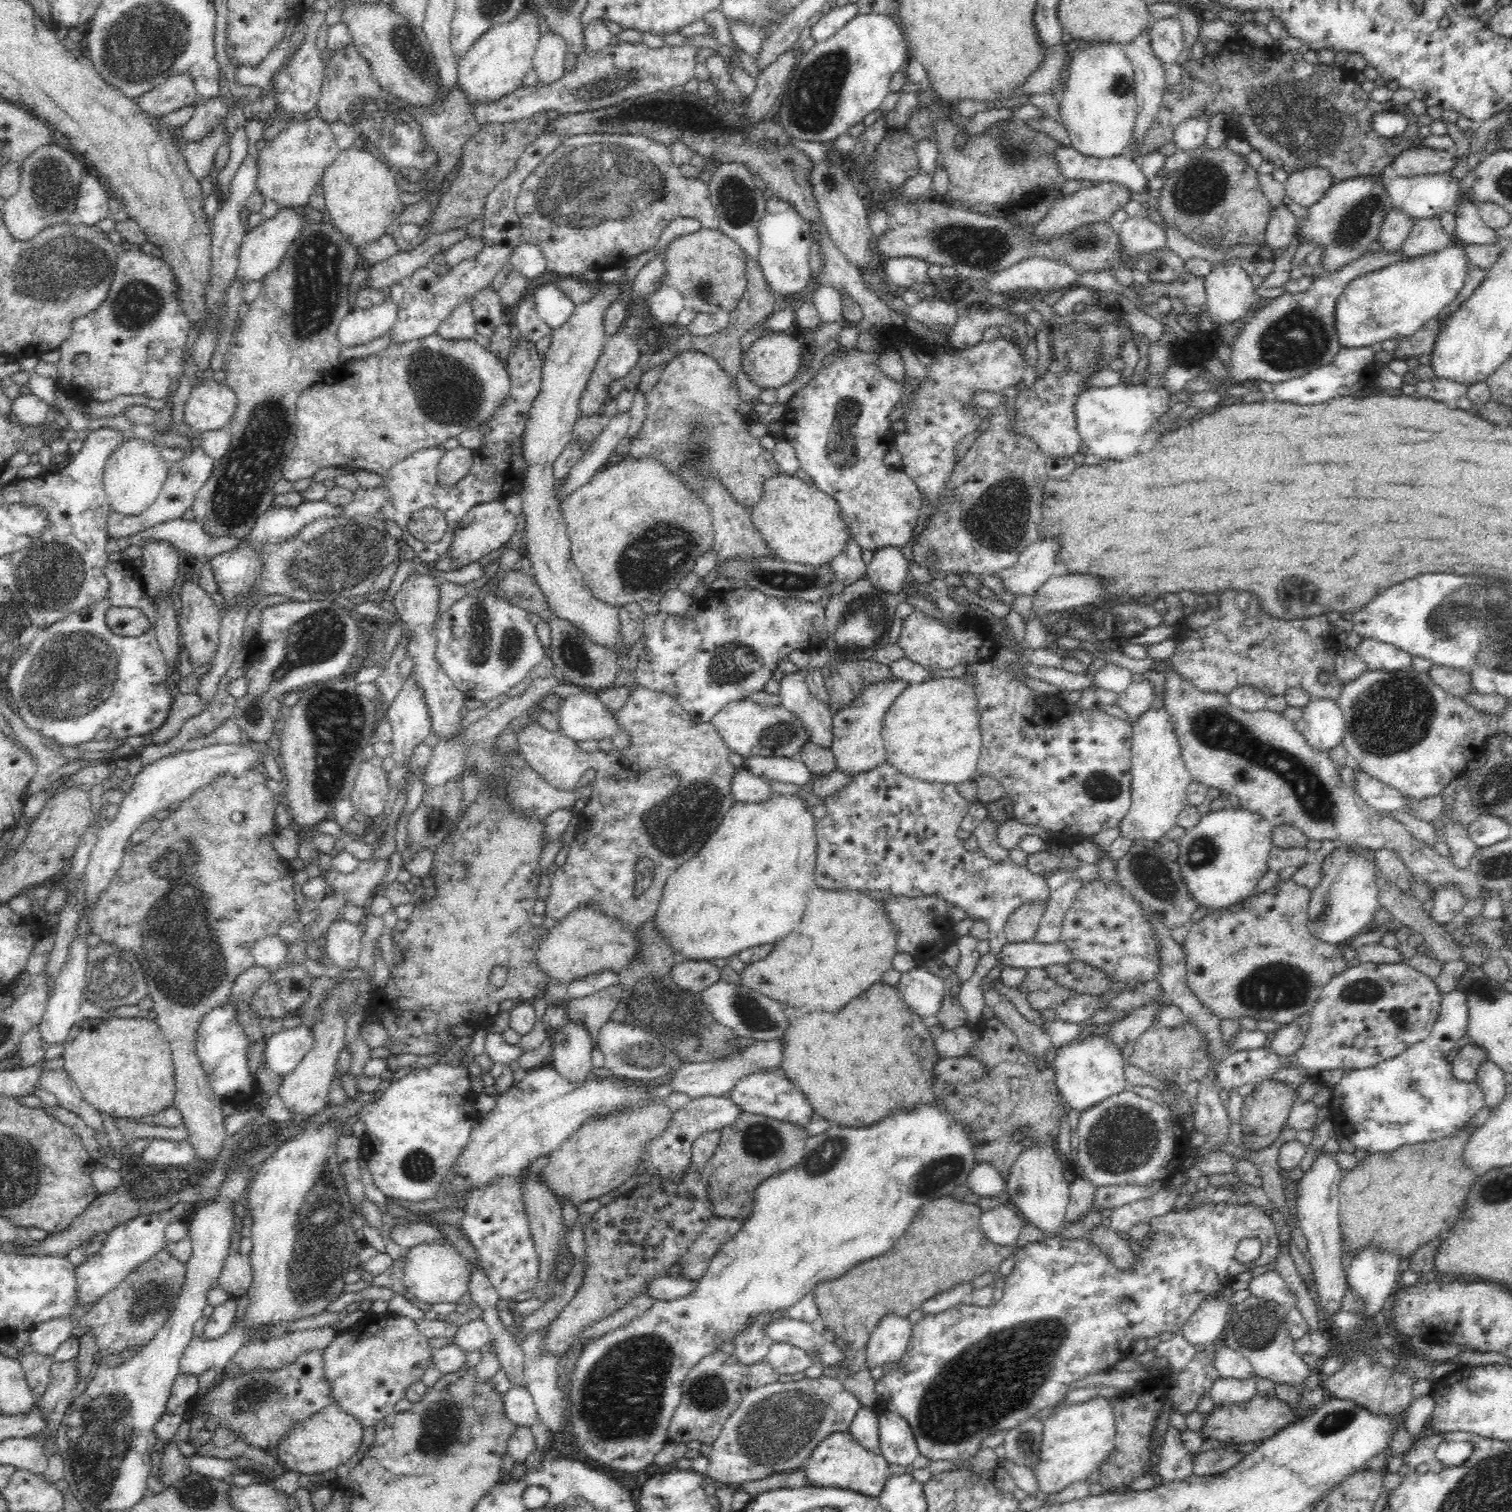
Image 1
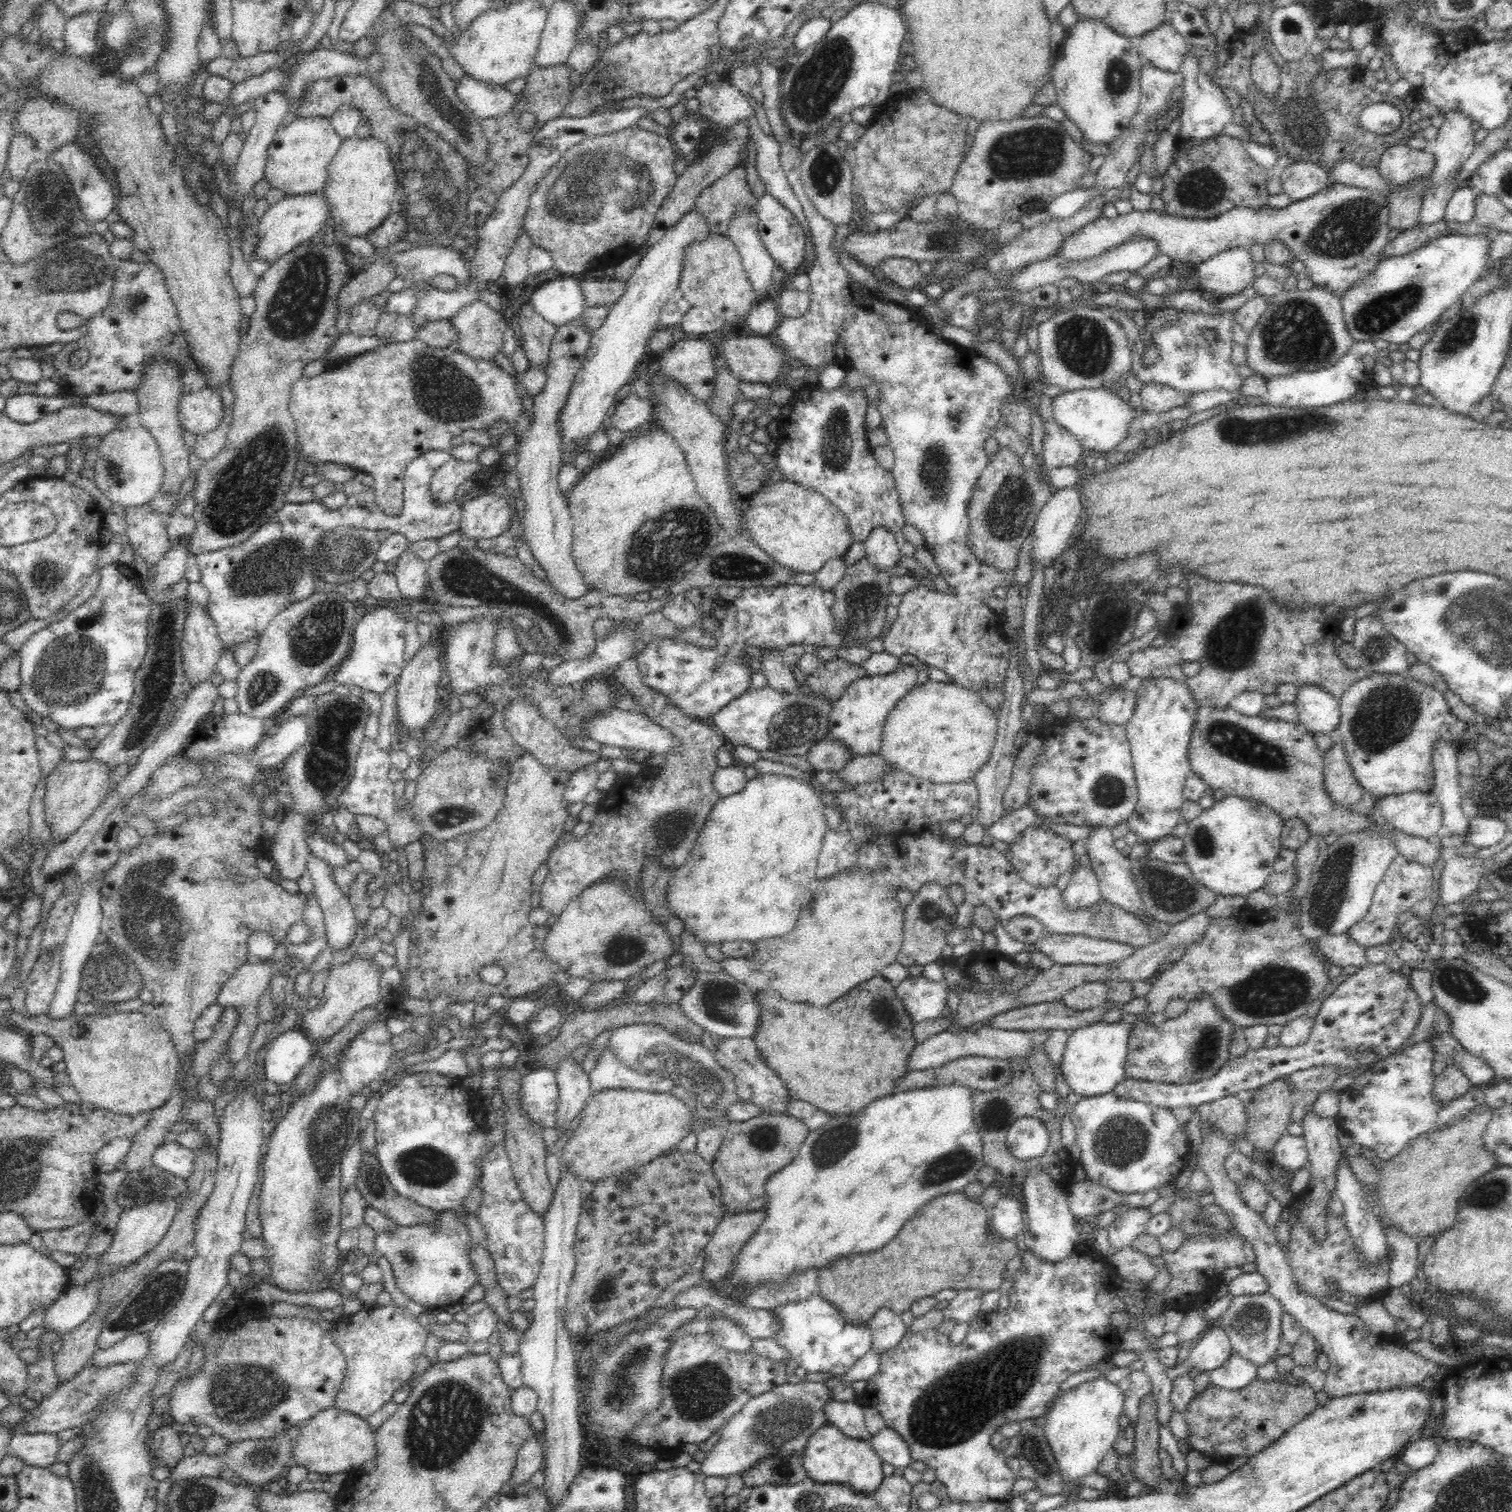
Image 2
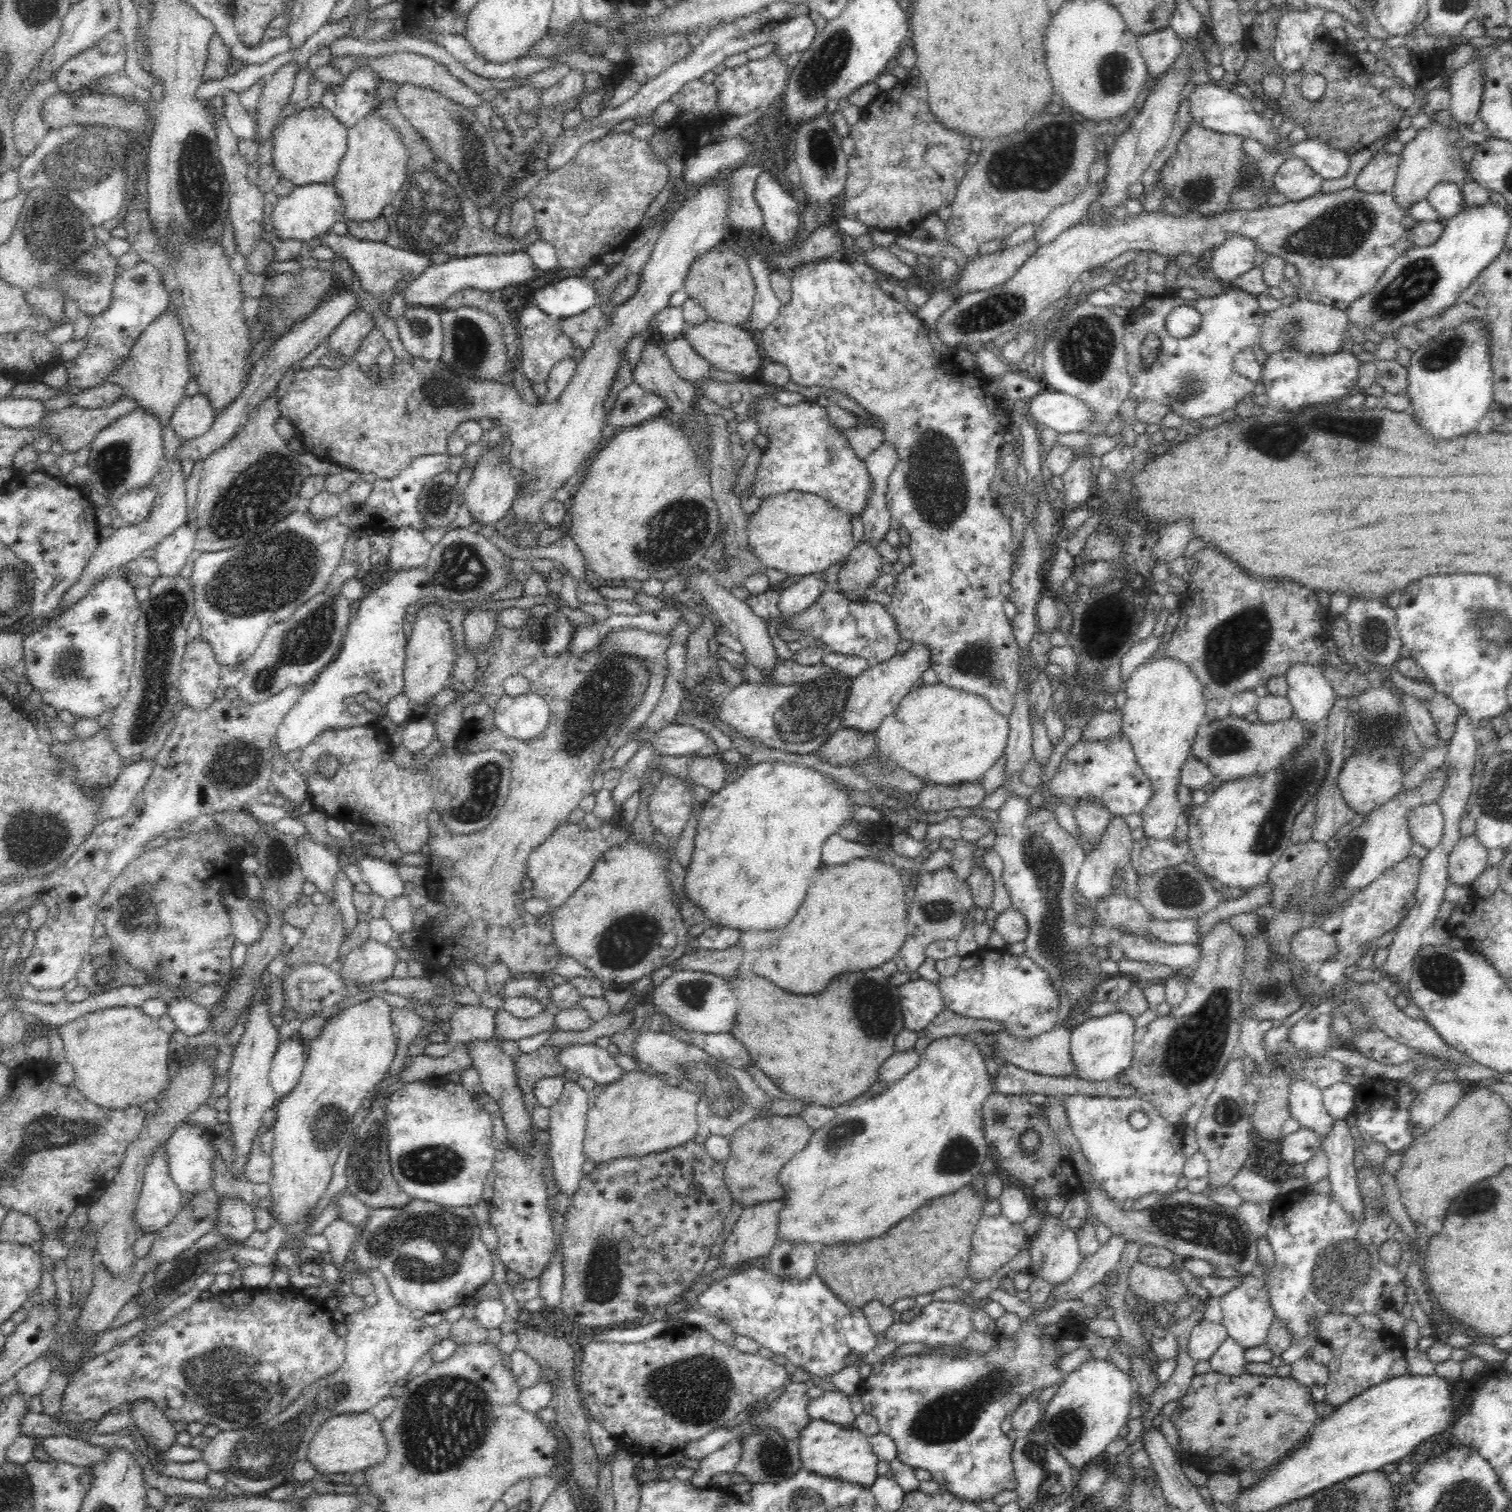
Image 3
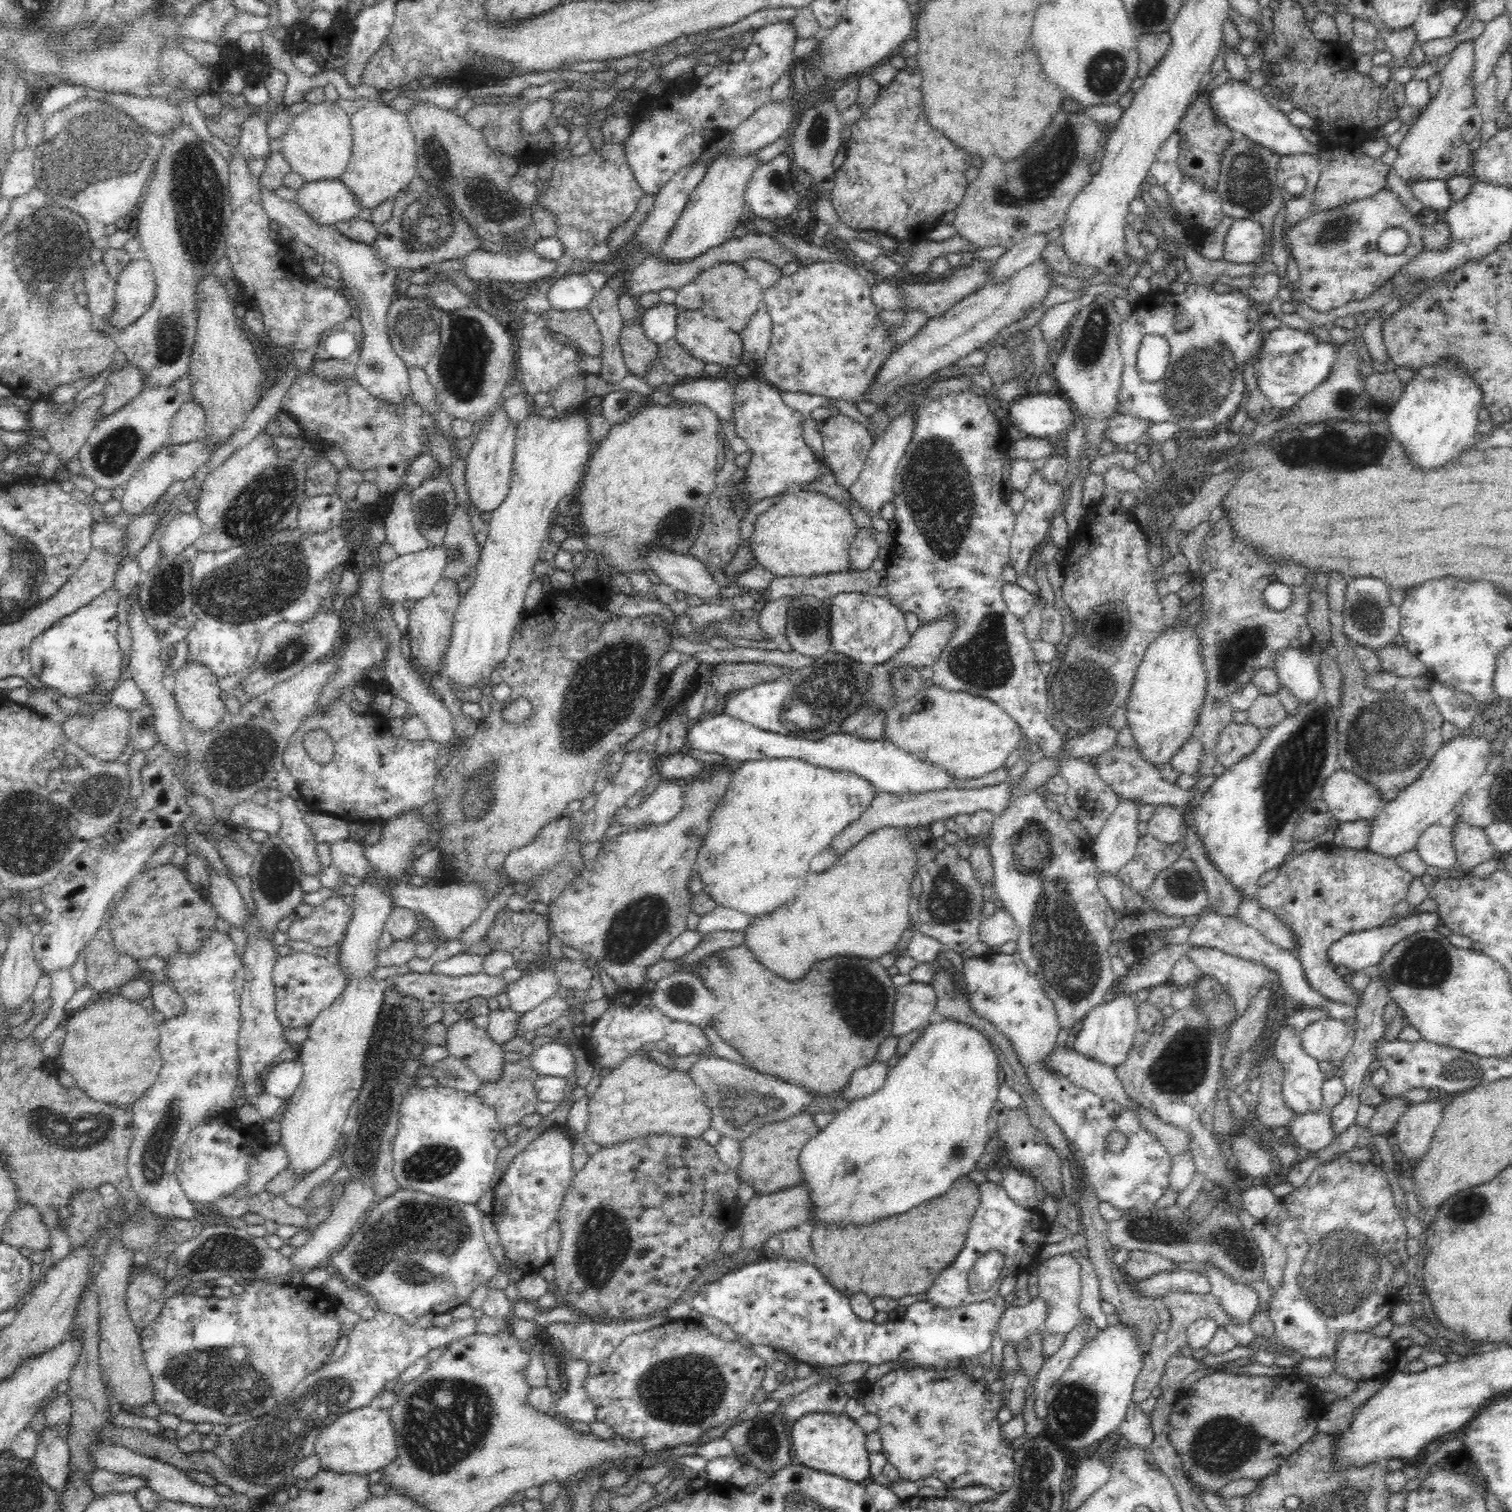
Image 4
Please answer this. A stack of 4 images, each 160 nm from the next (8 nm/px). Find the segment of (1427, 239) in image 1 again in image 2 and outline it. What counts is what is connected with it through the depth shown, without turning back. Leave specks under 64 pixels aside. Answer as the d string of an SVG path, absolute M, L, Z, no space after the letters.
M1446 110L1443 113L1445 122L1439 128L1436 136L1436 145L1434 147L1434 168L1428 176L1430 180L1430 188L1423 196L1421 204L1421 213L1419 218L1420 224L1437 224L1442 223L1444 216L1444 208L1452 196L1452 192L1459 187L1457 182L1460 169L1464 163L1470 158L1474 152L1476 142L1474 141L1475 131L1472 129L1473 120L1466 116L1461 110Z

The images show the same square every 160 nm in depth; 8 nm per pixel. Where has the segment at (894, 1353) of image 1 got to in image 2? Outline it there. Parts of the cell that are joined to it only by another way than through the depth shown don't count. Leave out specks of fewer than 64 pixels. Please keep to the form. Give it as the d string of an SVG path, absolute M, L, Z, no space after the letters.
M878 1308L872 1319L866 1322L866 1326L872 1334L871 1350L876 1353L894 1348L907 1334L907 1327L901 1316L889 1308Z

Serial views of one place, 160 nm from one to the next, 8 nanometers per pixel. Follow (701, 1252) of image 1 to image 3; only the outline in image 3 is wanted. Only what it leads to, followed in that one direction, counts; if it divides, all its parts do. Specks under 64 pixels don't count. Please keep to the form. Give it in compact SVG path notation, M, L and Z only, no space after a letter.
M785 1197L778 1200L766 1200L760 1202L760 1204L754 1204L754 1206L744 1207L731 1234L729 1234L723 1244L721 1249L722 1259L719 1266L736 1266L736 1264L746 1262L746 1260L756 1260L769 1255L773 1244L779 1238L777 1235L779 1214L784 1205Z

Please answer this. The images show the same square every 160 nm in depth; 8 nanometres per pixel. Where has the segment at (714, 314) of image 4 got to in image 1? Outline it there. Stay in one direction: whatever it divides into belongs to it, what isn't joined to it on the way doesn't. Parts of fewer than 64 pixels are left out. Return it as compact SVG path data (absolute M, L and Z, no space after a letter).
M701 228L698 232L673 240L666 251L664 284L682 294L686 309L696 313L732 313L744 296L747 287L747 256L742 249L719 228Z

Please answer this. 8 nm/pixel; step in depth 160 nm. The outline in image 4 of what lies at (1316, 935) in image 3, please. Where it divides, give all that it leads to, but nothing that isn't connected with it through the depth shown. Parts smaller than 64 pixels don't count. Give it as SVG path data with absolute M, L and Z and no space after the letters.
M1240 892L1239 920L1260 932L1270 942L1284 950L1294 951L1294 934L1272 913L1262 908L1256 898Z

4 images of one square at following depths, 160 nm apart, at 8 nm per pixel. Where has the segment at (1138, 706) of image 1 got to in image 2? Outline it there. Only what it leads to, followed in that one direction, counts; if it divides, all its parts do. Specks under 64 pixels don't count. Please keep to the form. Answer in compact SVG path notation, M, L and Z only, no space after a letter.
M1126 688L1111 694L1099 708L1098 719L1104 725L1125 725L1134 712L1134 691Z

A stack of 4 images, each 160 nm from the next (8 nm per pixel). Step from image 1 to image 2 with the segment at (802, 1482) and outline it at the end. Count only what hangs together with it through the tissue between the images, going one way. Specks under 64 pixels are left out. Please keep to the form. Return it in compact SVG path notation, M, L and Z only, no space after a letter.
M800 1452L791 1454L768 1454L742 1472L746 1486L755 1487L764 1484L796 1484L806 1478L803 1467L803 1455Z

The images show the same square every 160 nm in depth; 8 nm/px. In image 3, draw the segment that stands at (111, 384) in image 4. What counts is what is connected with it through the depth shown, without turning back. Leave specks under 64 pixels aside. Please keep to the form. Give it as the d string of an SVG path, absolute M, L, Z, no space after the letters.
M131 395L119 397L118 400L114 400L114 402L110 402L99 409L85 409L73 404L67 408L47 411L45 417L42 417L38 424L44 426L44 430L48 429L48 434L52 435L52 439L60 439L64 451L76 454L90 445L98 432L107 428L108 424L112 424L120 416L132 412L137 405L136 399Z

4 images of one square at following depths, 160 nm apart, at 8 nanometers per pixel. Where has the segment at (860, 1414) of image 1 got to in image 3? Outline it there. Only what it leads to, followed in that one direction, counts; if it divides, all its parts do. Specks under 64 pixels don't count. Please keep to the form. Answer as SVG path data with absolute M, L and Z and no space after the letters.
M826 1391L819 1398L814 1398L806 1406L806 1413L811 1419L828 1420L834 1424L850 1426L855 1416L850 1409L850 1393Z

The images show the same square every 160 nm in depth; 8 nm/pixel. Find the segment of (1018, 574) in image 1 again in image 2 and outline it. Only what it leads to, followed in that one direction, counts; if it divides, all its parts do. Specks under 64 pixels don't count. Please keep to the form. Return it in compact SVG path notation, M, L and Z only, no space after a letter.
M1076 485L1064 486L1064 488L1055 488L1050 494L1050 498L1046 500L1046 504L1042 506L1042 510L1039 512L1035 525L1034 536L1032 538L1032 550L1031 558L1038 558L1038 564L1040 566L1046 566L1052 562L1052 558L1058 559L1055 562L1059 562L1061 554L1070 538L1070 534L1074 532L1074 526L1076 526L1076 520L1080 518L1080 512L1082 512L1082 502L1080 502L1080 492L1078 492Z

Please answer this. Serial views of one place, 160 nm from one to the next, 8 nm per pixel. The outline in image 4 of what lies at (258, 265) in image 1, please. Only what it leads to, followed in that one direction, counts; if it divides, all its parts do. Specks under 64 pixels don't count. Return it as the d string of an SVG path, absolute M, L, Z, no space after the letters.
M341 178L304 183L295 202L310 218L326 226L366 216L367 212Z

